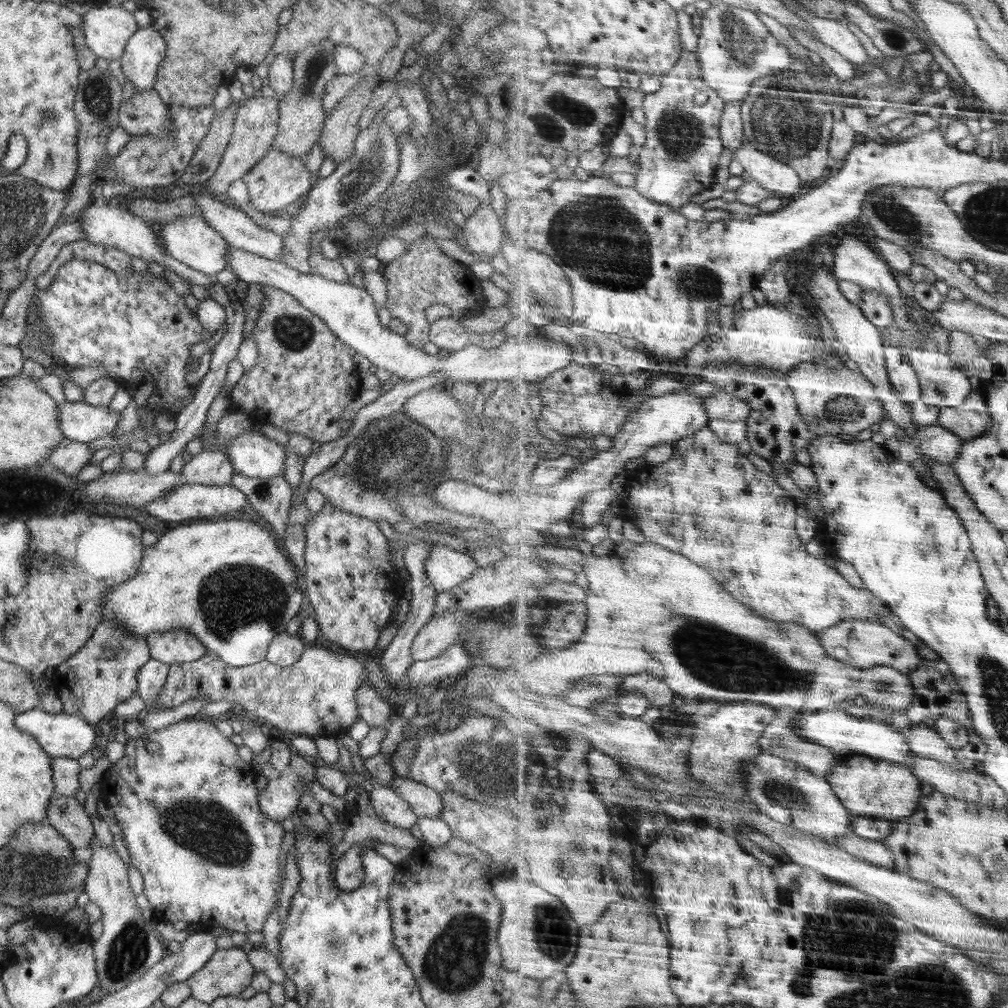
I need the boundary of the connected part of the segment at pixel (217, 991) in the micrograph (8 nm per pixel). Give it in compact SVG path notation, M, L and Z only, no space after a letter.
M245 947L217 948L210 960L186 983L192 990L190 996L210 1005L218 997L238 997L251 985L254 970Z

